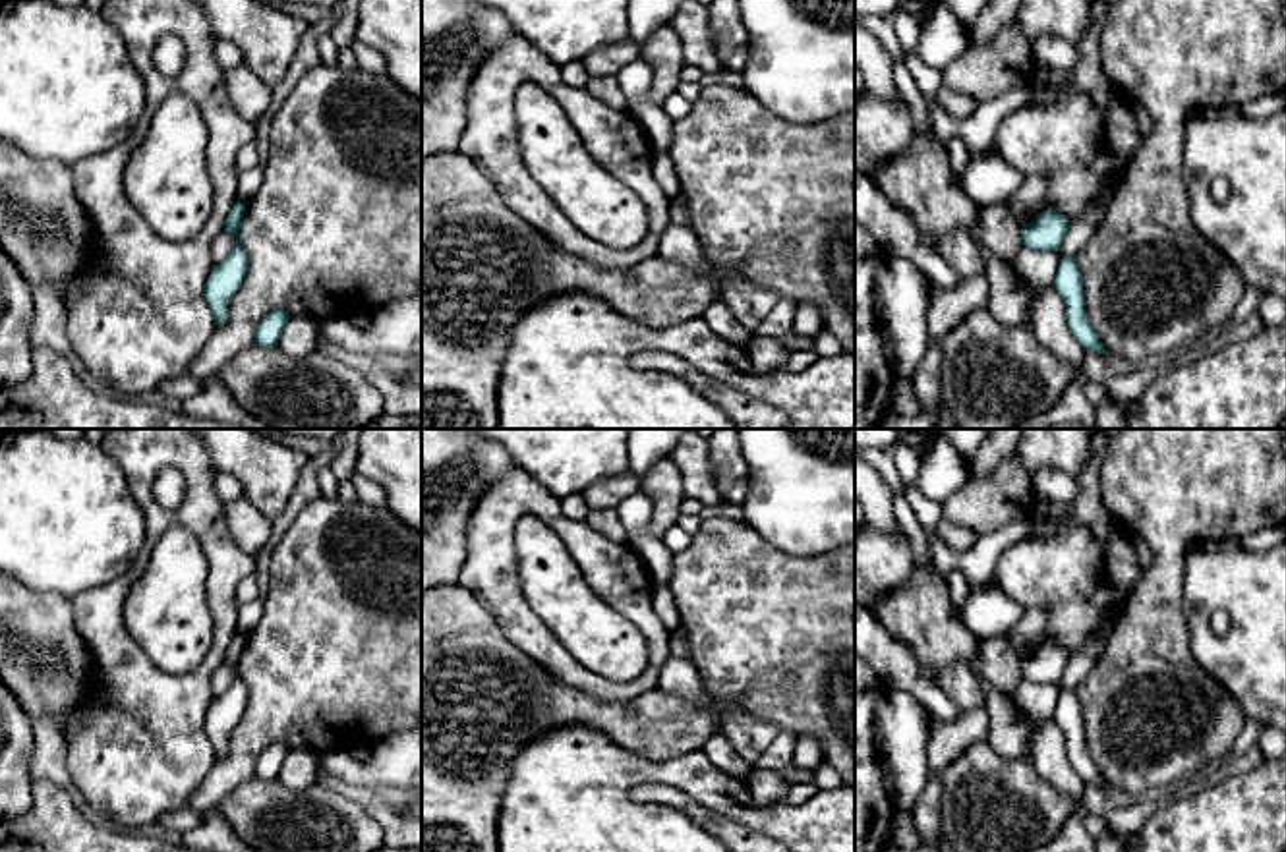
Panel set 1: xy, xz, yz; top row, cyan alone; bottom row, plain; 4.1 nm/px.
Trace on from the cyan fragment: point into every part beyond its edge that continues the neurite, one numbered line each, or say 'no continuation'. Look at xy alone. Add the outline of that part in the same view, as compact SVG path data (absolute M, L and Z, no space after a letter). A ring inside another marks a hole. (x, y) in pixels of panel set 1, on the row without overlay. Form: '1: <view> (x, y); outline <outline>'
no continuation

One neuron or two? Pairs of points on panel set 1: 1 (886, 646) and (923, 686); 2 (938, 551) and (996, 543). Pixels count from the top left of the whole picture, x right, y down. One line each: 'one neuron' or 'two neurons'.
1: one neuron
2: one neuron

